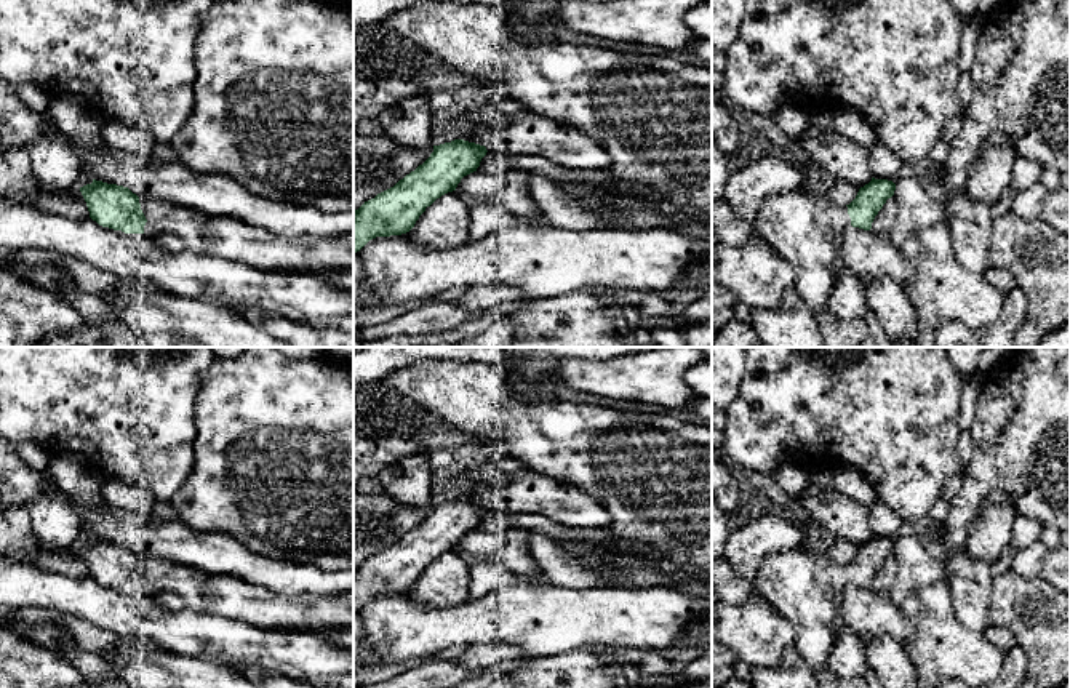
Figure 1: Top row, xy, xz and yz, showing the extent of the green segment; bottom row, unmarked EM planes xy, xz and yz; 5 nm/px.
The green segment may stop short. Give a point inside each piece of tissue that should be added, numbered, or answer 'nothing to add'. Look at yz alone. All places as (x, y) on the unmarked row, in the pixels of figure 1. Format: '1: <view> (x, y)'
1: yz (805, 588)

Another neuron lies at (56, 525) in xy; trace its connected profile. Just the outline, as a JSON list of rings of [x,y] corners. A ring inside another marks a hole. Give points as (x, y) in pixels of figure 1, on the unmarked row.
[[[51,477],[43,494],[29,506],[29,515],[34,534],[43,549],[67,549],[75,546],[83,533],[82,517]]]

